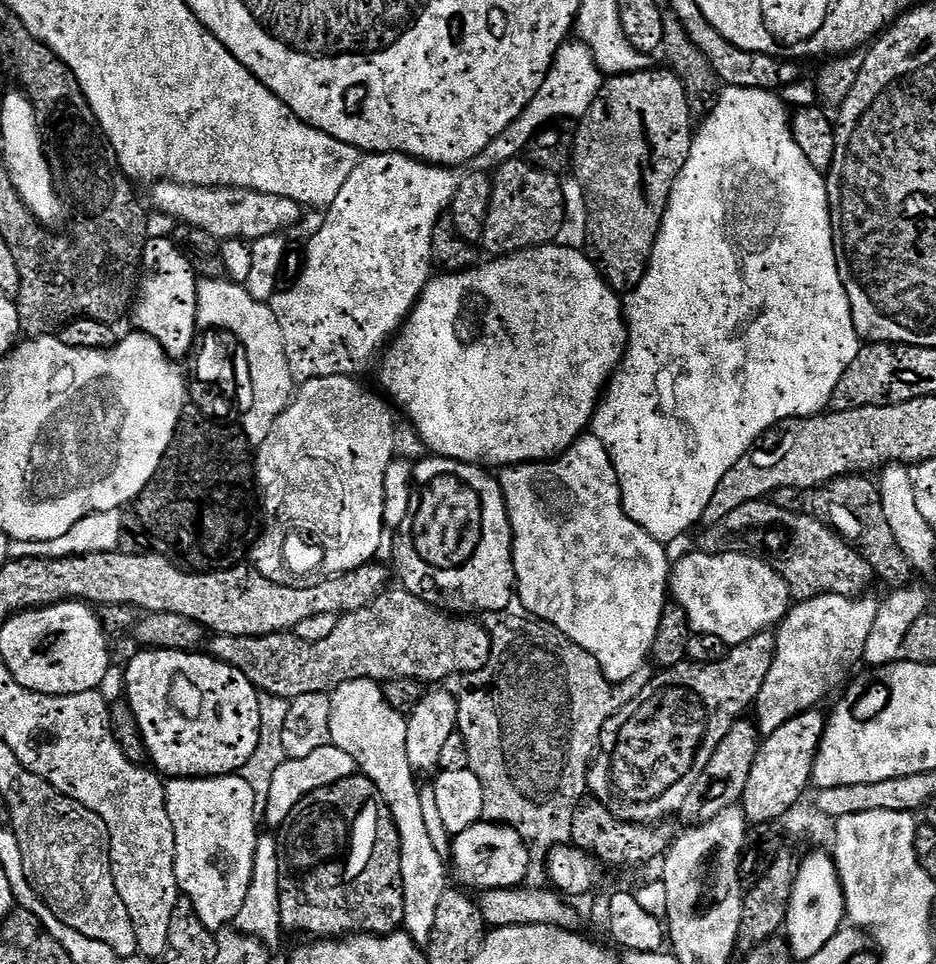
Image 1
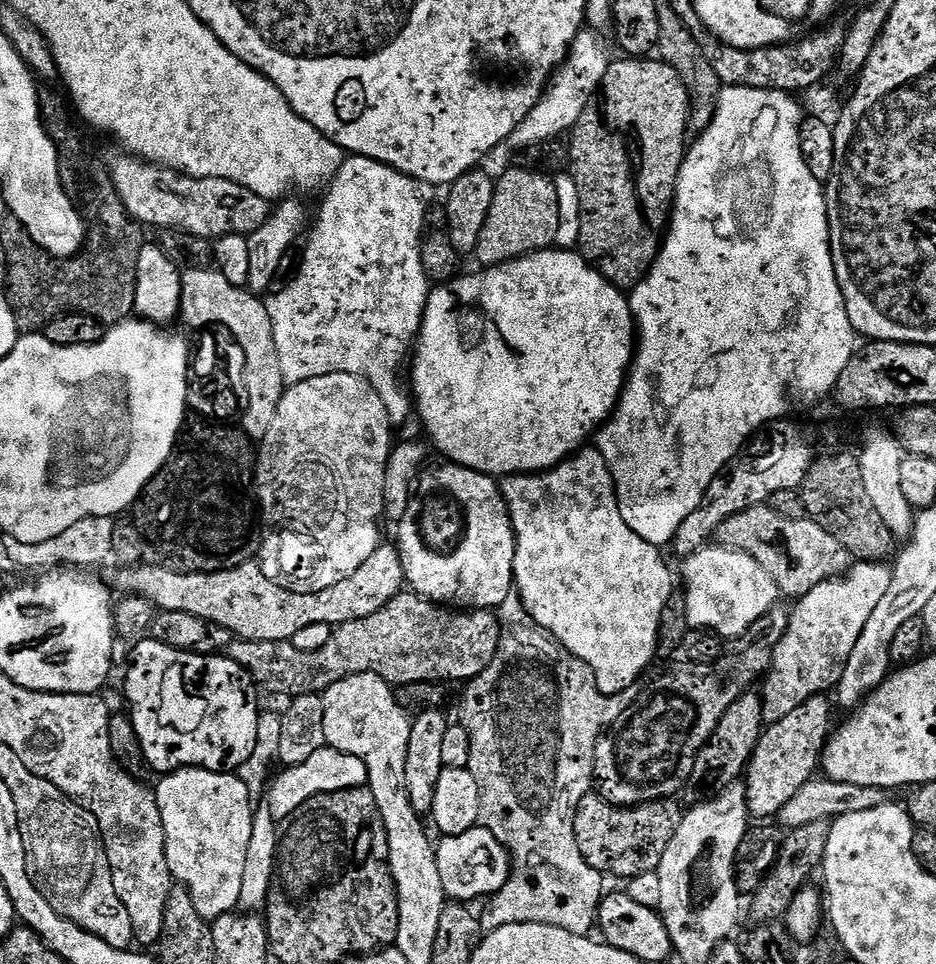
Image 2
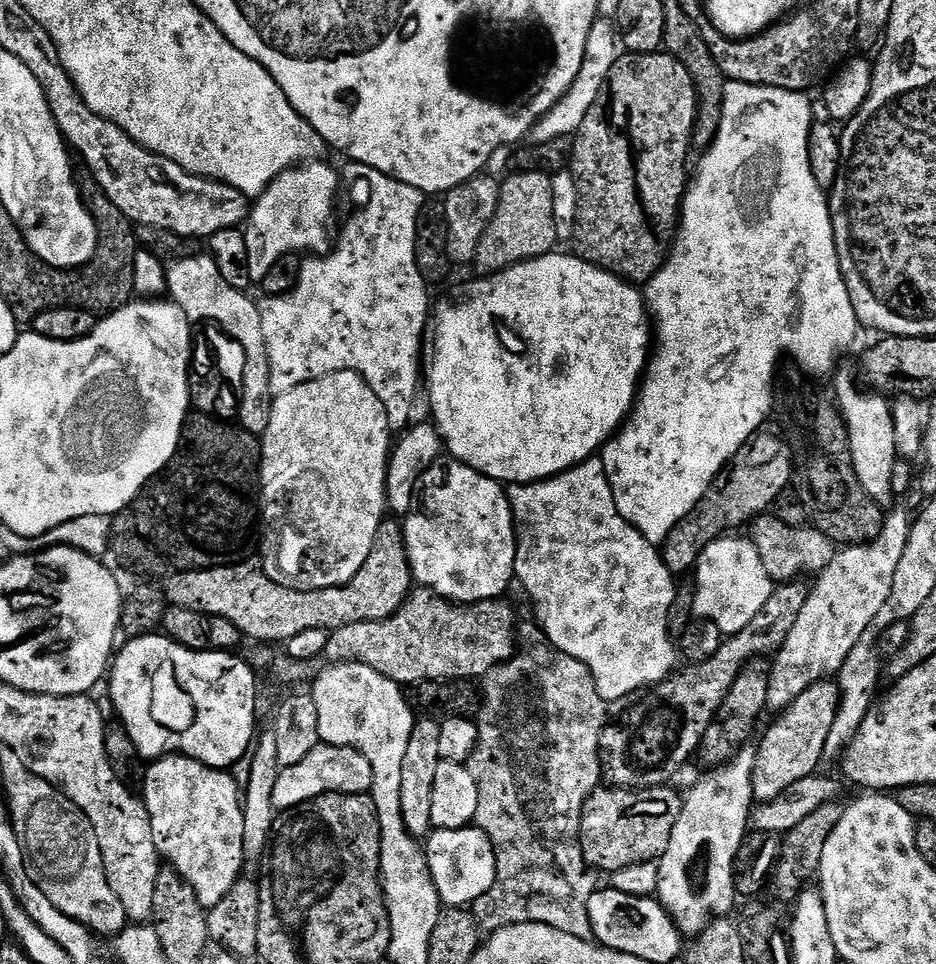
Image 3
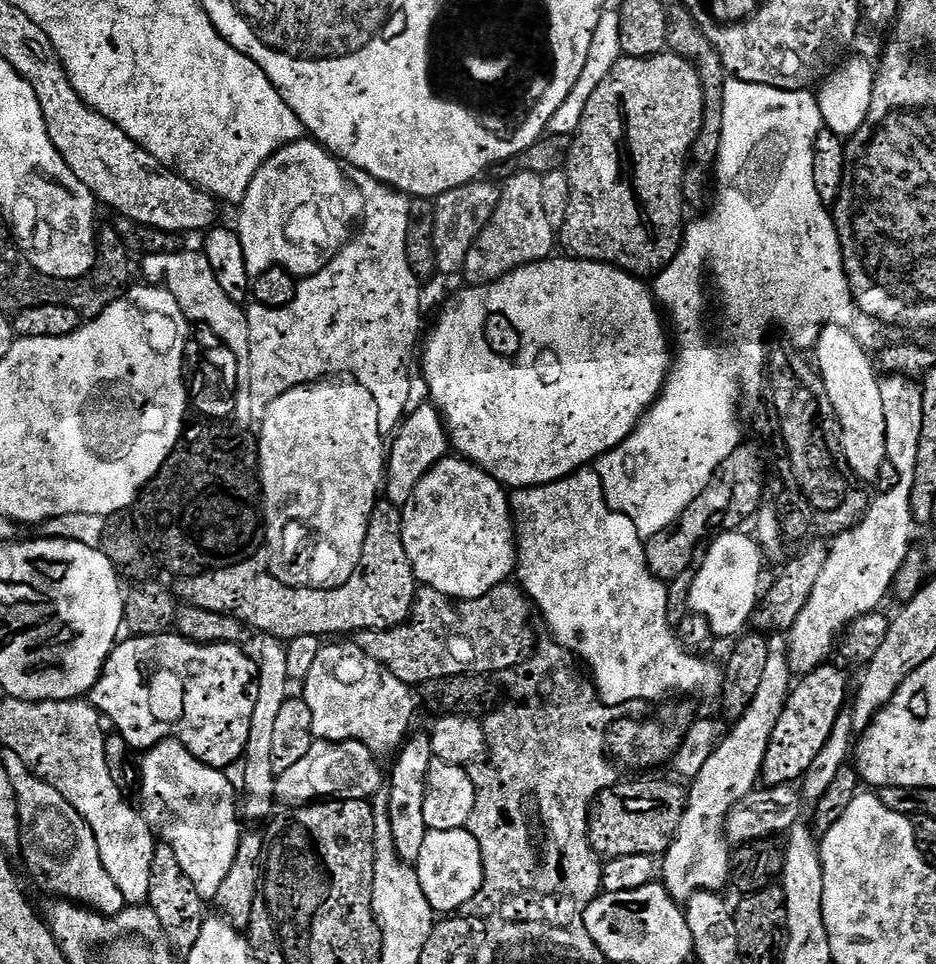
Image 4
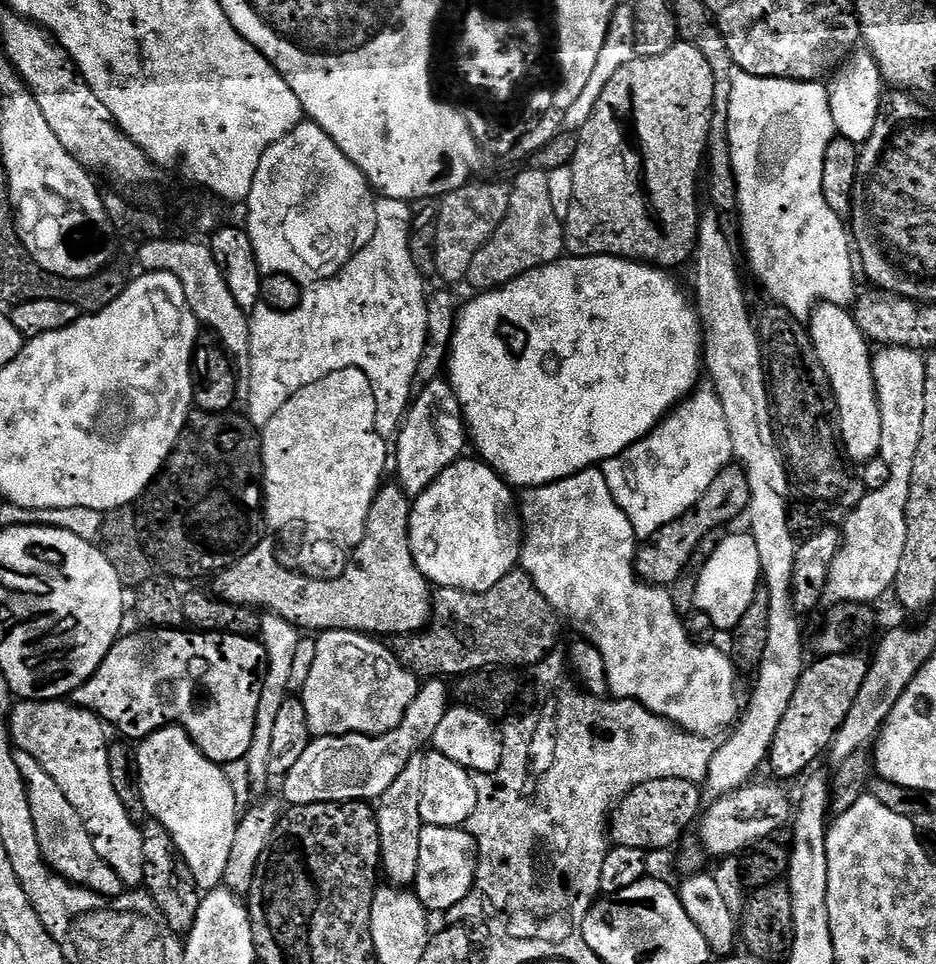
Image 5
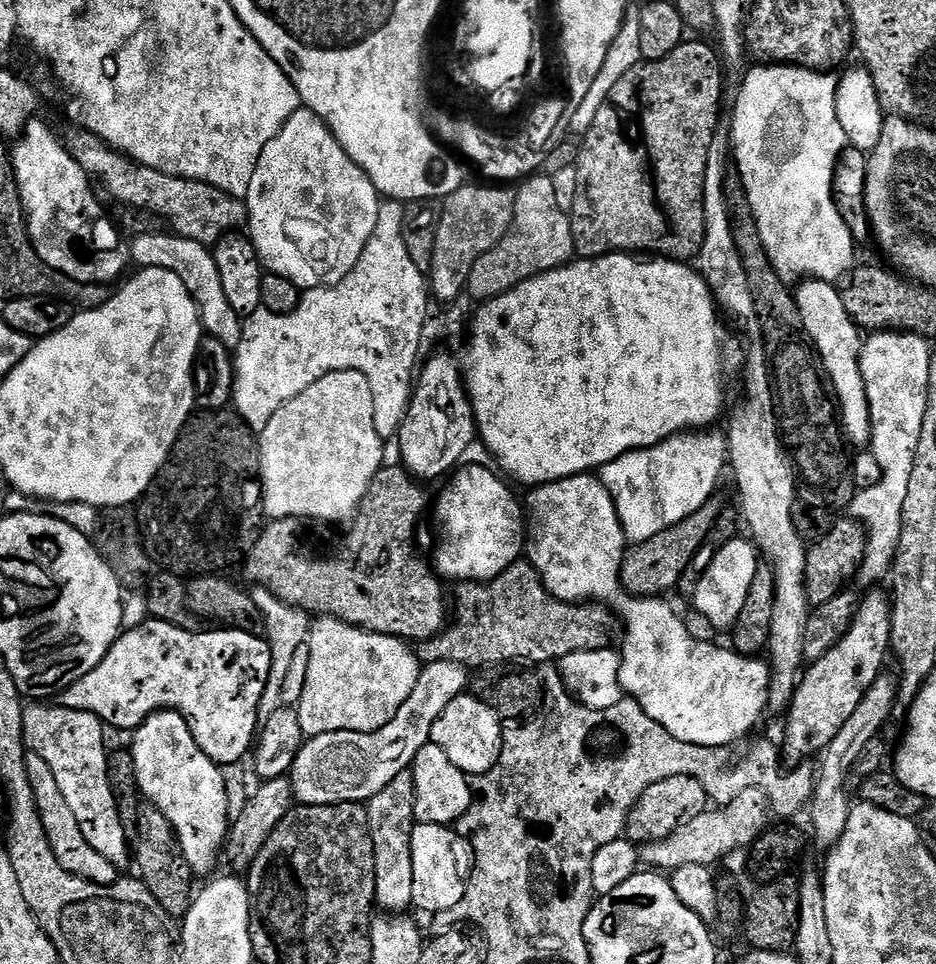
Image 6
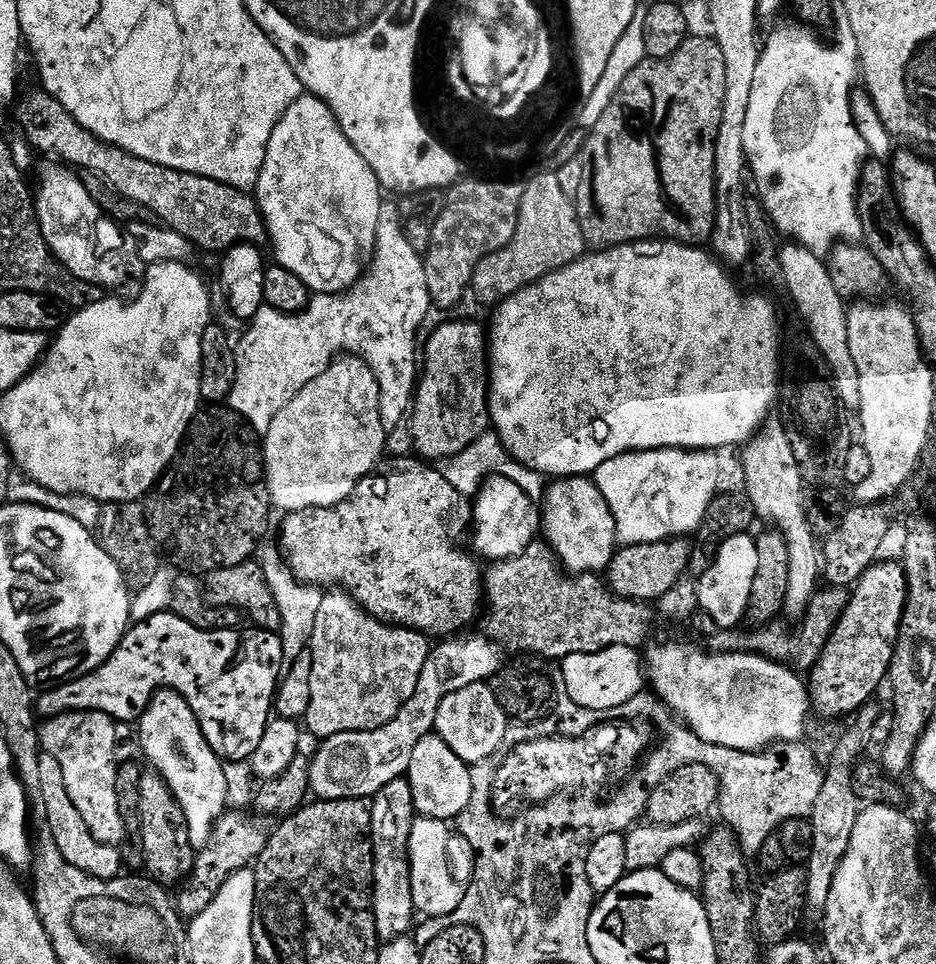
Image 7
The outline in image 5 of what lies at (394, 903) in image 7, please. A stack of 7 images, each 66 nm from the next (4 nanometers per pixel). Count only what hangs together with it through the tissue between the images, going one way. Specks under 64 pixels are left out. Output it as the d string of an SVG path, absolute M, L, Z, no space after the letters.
M417 754L410 758L408 765L394 778L394 782L384 791L376 808L376 821L378 822L378 834L380 835L380 863L383 875L388 875L393 885L410 886L416 881L418 870L418 850L420 849L420 835L426 827L420 807L422 806L422 782L426 782L426 766L424 756Z

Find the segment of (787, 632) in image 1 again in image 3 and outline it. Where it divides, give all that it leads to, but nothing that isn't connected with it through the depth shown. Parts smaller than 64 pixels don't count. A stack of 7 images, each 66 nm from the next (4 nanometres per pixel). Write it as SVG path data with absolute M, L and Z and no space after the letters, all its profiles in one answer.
M893 507L890 510L893 511L885 515L884 525L873 541L839 549L827 568L817 575L815 579L817 582L809 589L807 600L800 610L794 627L775 653L776 660L773 659L769 667L768 708L774 710L773 713L783 712L790 706L790 702L794 702L794 698L798 698L798 694L802 694L802 690L810 690L810 686L814 686L819 680L837 675L862 634L872 628L874 618L890 595L892 581L906 550L910 534L911 517L908 518L904 509L895 508Z

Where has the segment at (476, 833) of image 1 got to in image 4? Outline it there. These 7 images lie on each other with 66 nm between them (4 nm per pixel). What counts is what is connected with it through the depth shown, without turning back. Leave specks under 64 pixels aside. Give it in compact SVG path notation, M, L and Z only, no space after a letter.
M467 827L454 830L434 830L429 828L426 842L422 842L422 854L414 861L418 880L422 882L422 890L430 902L433 913L456 914L461 911L463 904L468 904L480 895L480 887L484 884L484 855Z

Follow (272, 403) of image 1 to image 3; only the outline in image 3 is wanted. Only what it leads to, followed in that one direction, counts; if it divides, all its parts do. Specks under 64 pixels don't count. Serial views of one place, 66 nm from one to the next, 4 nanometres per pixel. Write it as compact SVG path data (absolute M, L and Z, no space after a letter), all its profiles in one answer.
M208 254L191 256L189 260L177 260L167 269L167 274L167 295L170 297L171 303L179 306L187 314L189 321L213 320L214 323L221 327L220 330L225 335L228 335L242 346L242 350L246 354L246 366L244 367L244 377L242 378L244 391L240 397L238 424L239 427L245 428L253 436L257 438L263 437L264 431L268 429L268 423L270 422L274 393L272 391L272 379L270 378L270 362L266 354L266 342L262 334L262 318L260 317L257 301L255 299L252 301L247 296L249 294L247 291L230 286L230 282L226 282L226 278L222 278L216 261Z

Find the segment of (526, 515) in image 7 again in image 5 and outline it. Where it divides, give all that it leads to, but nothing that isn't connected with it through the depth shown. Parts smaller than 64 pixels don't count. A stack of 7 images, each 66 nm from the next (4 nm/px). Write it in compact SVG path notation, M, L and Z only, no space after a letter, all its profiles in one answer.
M473 458L473 460L466 459L456 459L453 464L446 466L434 478L432 487L427 488L422 495L412 500L412 513L410 514L410 522L408 523L408 541L410 542L410 550L414 554L414 562L418 566L421 574L428 580L429 585L435 586L436 588L457 588L463 592L485 592L486 590L490 590L490 586L498 586L498 582L502 582L502 578L506 578L506 574L513 572L517 565L519 565L520 550L522 547L522 525L518 511L518 500L508 481L503 480L483 460L479 458Z

